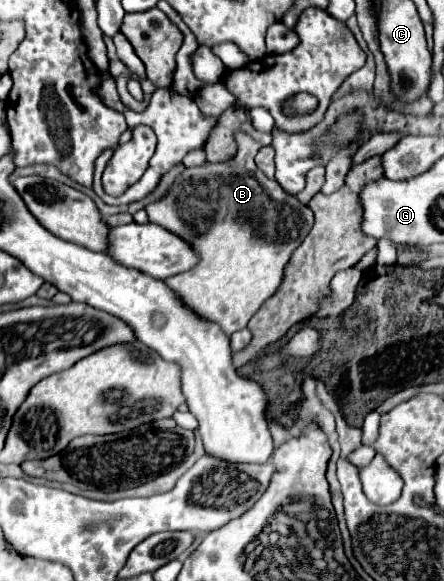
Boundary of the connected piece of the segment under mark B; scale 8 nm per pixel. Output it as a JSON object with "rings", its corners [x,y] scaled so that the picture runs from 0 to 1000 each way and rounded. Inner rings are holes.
{"rings":[[[538,227],[538,262],[525,275],[507,282],[462,282],[444,289],[417,289],[412,299],[394,310],[385,330],[349,351],[336,351],[331,372],[336,382],[385,396],[444,434],[448,451],[399,475],[372,478],[376,492],[412,513],[417,527],[430,527],[448,547],[489,554],[514,578],[556,563],[561,547],[588,530],[588,523],[619,506],[633,489],[637,461],[655,444],[655,434],[682,417],[705,389],[705,365],[696,355],[682,355],[669,341],[646,334],[619,310],[606,310],[570,279],[579,258],[588,255],[556,231]]]}

